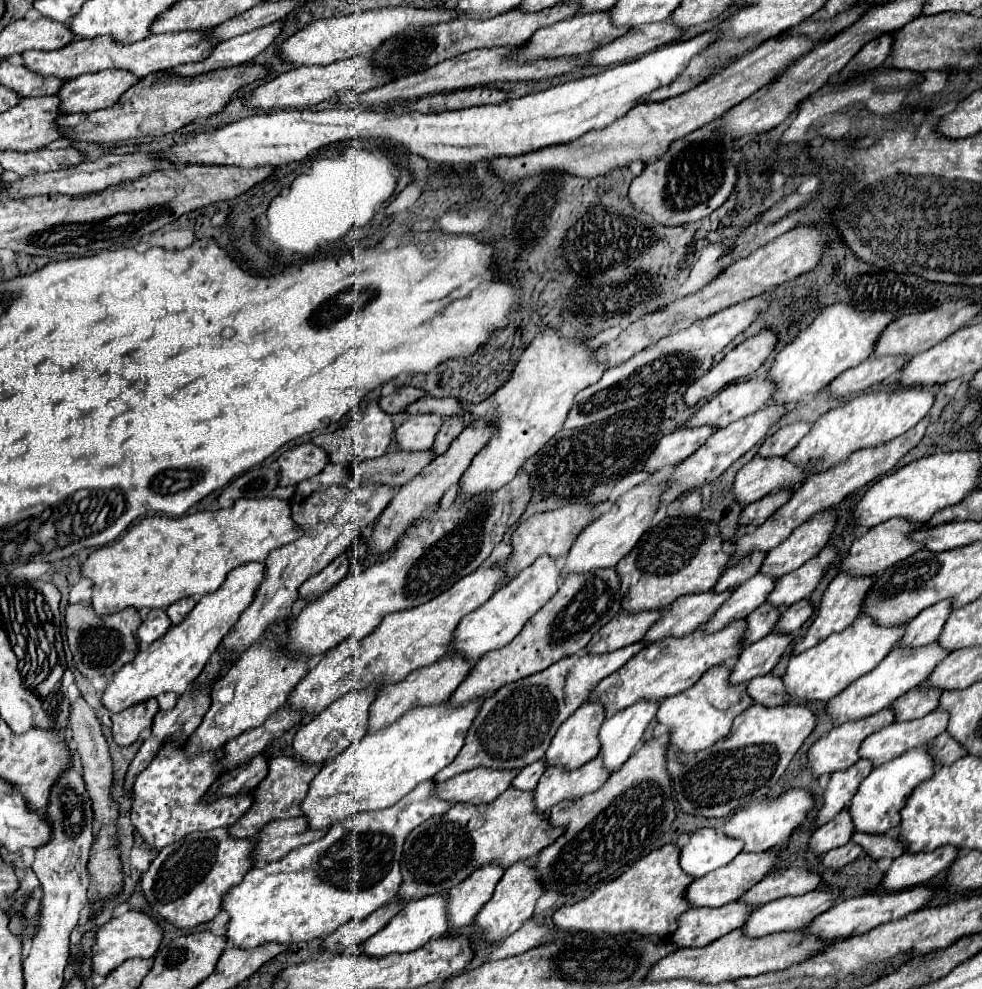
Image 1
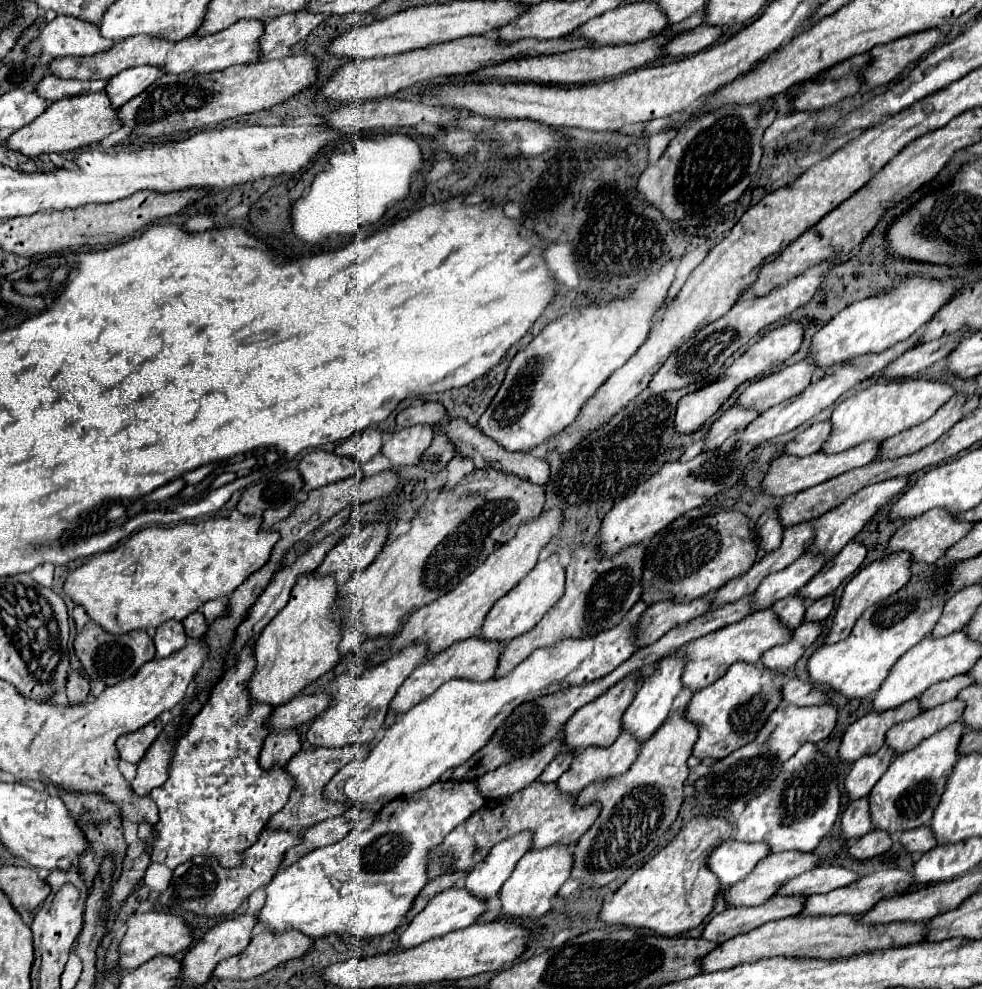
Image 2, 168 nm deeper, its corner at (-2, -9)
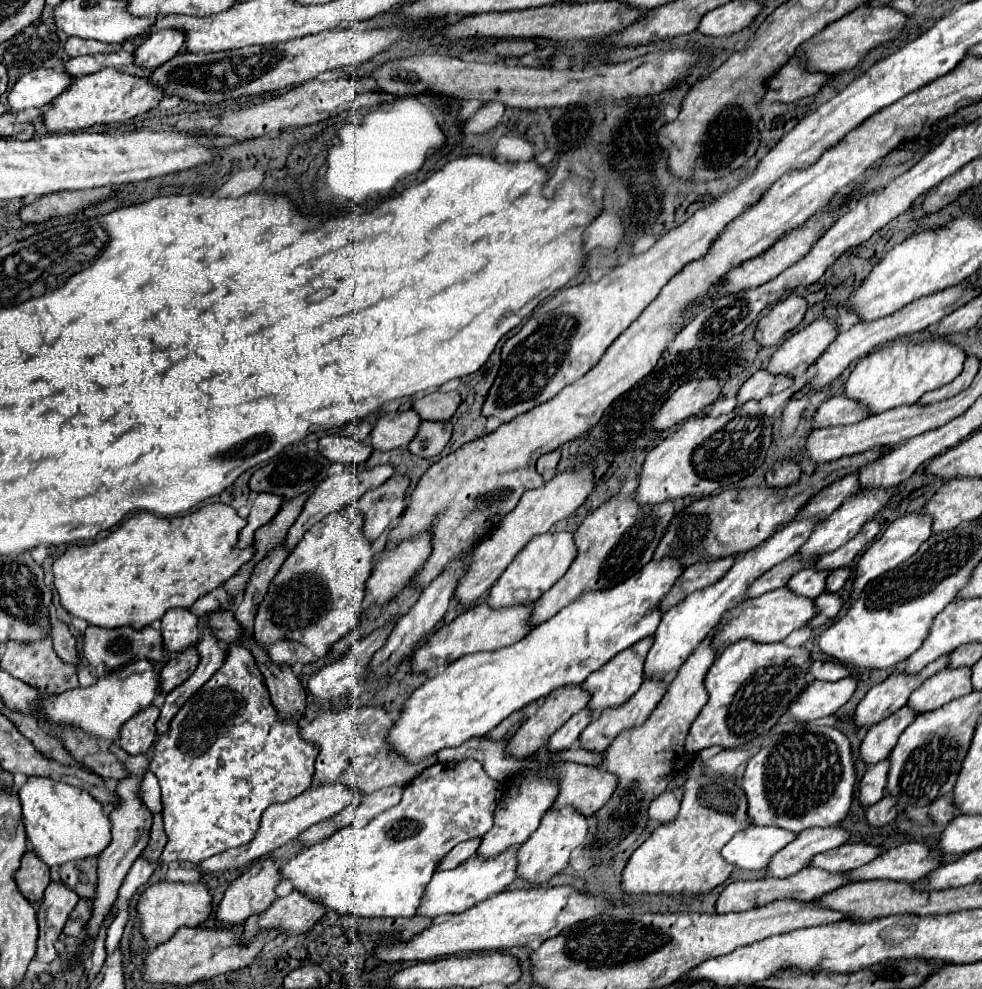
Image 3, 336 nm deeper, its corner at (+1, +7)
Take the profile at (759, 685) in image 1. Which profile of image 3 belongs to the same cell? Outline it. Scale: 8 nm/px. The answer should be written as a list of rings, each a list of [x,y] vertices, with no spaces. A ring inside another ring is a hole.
[[[814,662],[810,666],[810,678],[816,680],[840,680],[850,676],[850,670],[840,662]]]

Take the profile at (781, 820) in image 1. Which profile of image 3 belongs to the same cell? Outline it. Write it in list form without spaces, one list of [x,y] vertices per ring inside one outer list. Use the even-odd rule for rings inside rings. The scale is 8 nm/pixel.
[[[818,724],[794,726],[778,742],[764,746],[748,762],[742,784],[752,824],[778,826],[796,834],[814,826],[840,824],[852,806],[854,786],[856,766],[850,740],[838,728]]]

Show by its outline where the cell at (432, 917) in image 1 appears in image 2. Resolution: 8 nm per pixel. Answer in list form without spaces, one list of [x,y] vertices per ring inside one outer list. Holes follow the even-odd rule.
[[[449,888],[449,890],[443,890],[439,892],[423,912],[419,912],[409,924],[407,928],[399,934],[399,948],[401,950],[407,950],[407,948],[415,948],[427,940],[433,940],[433,938],[441,938],[453,930],[461,930],[461,928],[467,928],[471,926],[479,914],[483,914],[487,908],[487,902],[475,898],[471,892],[467,892],[465,888]]]

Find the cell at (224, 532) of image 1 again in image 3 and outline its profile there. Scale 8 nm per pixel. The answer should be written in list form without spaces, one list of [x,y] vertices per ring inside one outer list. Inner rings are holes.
[[[208,504],[192,514],[174,518],[164,518],[152,512],[138,512],[106,538],[86,546],[70,546],[62,556],[54,560],[54,586],[58,590],[60,604],[72,616],[82,618],[92,626],[146,628],[154,620],[162,620],[170,608],[190,608],[200,596],[210,594],[222,586],[244,562],[252,558],[254,546],[246,550],[234,548],[242,528],[244,518],[240,518],[238,512],[226,504]]]

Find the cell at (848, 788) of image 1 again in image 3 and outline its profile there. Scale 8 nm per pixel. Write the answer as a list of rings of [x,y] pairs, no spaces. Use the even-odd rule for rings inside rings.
[[[904,706],[904,708],[896,710],[892,716],[888,716],[886,720],[874,724],[868,730],[866,738],[862,740],[860,758],[866,764],[876,764],[876,762],[884,760],[896,746],[900,734],[914,722],[914,718],[916,718],[916,710]]]

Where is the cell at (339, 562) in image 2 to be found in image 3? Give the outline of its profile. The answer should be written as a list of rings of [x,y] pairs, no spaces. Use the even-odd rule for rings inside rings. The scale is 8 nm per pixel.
[[[394,472],[382,486],[368,490],[356,504],[364,514],[364,532],[368,540],[378,540],[384,534],[390,520],[398,518],[406,504],[406,490],[410,486],[410,478],[406,474]]]

